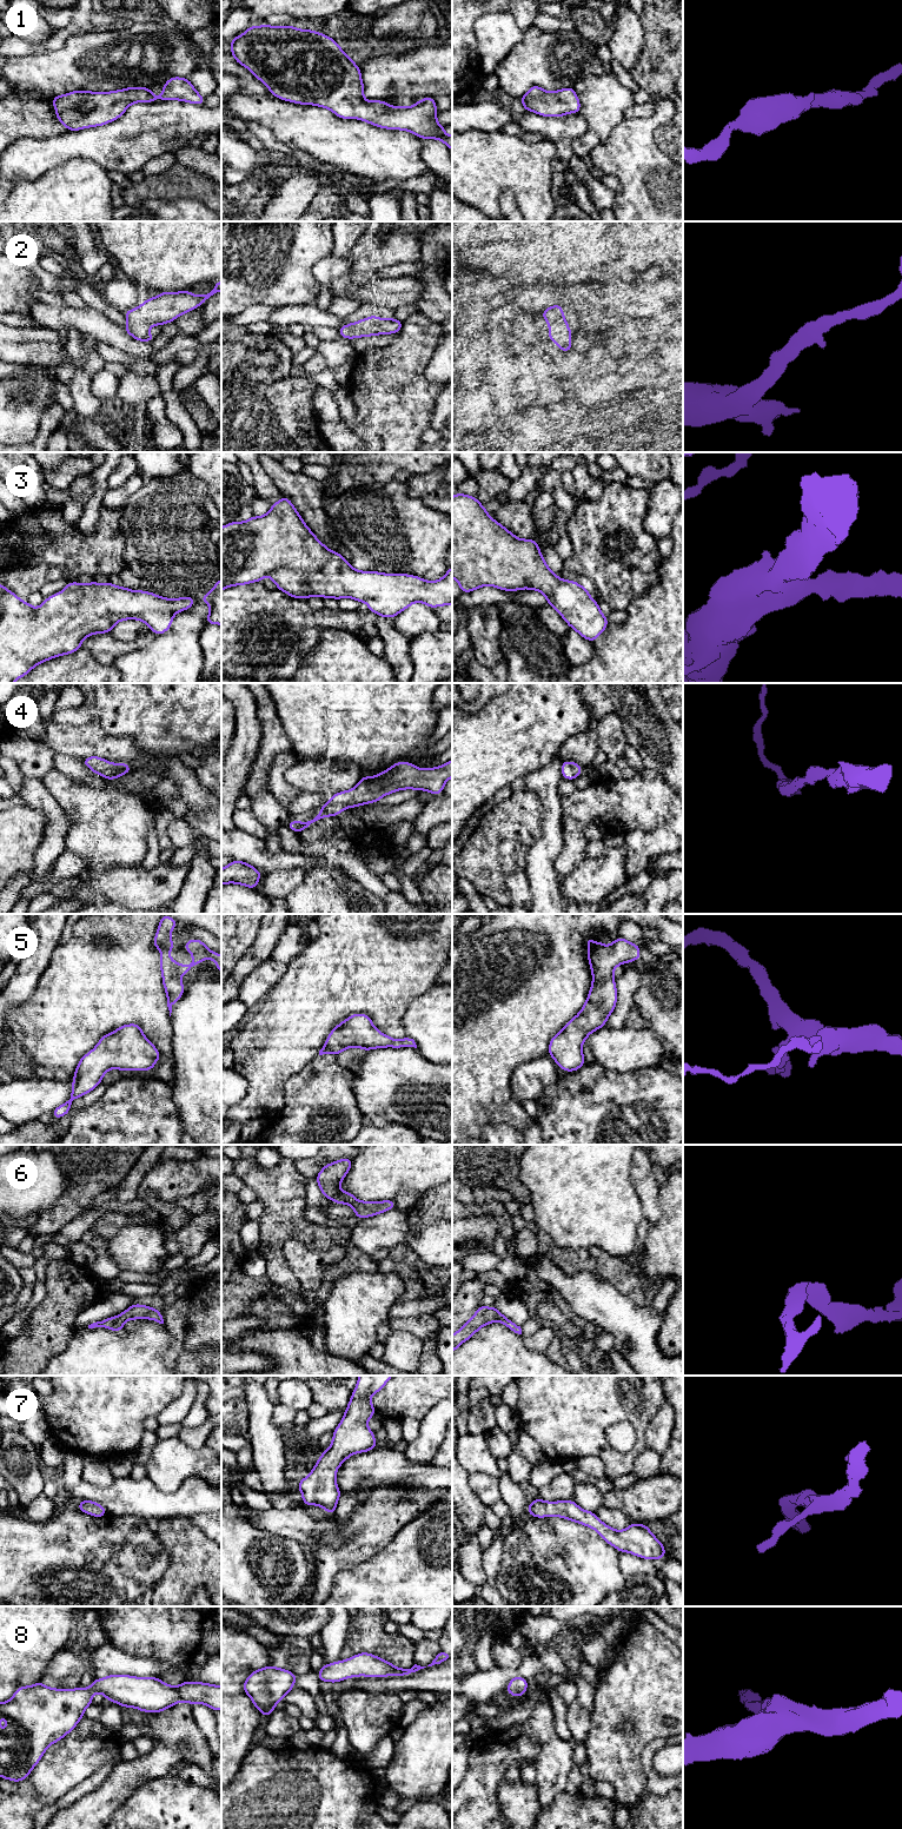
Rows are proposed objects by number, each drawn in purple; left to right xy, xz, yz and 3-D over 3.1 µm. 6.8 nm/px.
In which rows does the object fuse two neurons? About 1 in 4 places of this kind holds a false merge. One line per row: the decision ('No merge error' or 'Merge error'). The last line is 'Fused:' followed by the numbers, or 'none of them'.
1: No merge error
2: No merge error
3: No merge error
4: No merge error
5: No merge error
6: No merge error
7: No merge error
8: No merge error
Fused: none of them

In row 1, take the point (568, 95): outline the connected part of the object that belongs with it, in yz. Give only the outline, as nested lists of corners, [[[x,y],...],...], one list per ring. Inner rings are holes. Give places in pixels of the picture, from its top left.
[[[535,85],[519,101],[524,105],[524,111],[532,111],[542,117],[563,117],[581,111],[579,99],[572,87],[548,92]]]

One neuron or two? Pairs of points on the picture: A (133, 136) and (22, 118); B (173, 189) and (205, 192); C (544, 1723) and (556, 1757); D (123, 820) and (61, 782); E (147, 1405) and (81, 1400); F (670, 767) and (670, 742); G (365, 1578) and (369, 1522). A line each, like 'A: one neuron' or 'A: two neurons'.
A: two neurons
B: one neuron
C: two neurons
D: one neuron
E: one neuron
F: one neuron
G: two neurons

